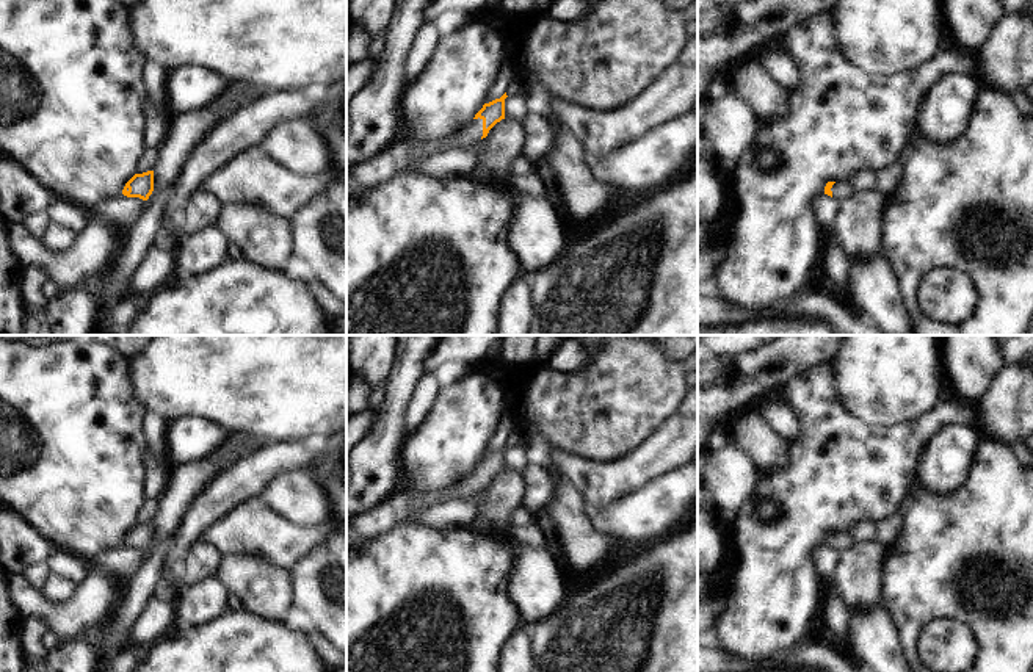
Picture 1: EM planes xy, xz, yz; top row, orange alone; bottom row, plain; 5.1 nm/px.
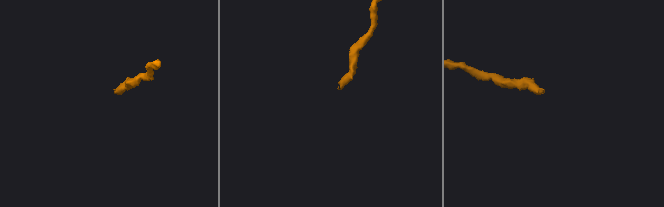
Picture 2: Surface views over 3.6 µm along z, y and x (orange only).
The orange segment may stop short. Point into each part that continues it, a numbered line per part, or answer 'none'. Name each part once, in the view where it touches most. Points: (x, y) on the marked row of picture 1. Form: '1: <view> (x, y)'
1: xz (392, 158)

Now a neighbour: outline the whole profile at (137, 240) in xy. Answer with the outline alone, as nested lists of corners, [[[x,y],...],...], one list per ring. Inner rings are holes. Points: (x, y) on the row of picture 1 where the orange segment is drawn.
[[[172,185],[163,191],[150,194],[141,215],[125,232],[118,258],[102,276],[102,284],[107,290],[107,296],[102,298],[102,301],[107,305],[113,307],[122,296],[122,285],[130,280],[133,271],[152,244],[154,237],[160,232],[165,219],[165,208],[171,194]]]

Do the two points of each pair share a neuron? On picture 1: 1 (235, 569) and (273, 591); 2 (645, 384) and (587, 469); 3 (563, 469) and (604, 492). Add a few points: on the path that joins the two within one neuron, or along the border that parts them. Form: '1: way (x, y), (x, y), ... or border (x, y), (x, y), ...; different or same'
1: way (245, 577), (264, 589); same
2: border (557, 447), (598, 461), (618, 459), (627, 453); different
3: way (572, 469), (594, 483); same

